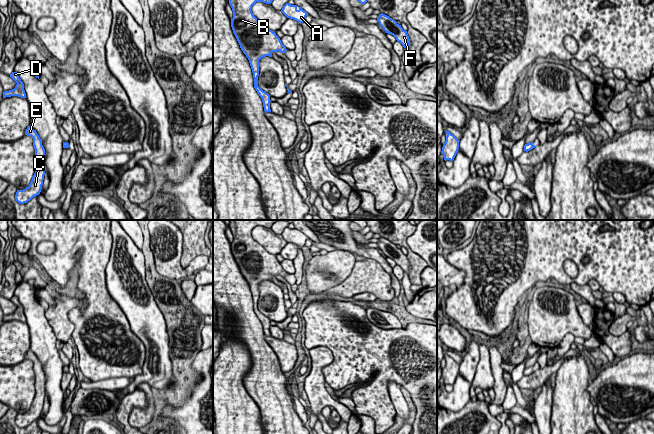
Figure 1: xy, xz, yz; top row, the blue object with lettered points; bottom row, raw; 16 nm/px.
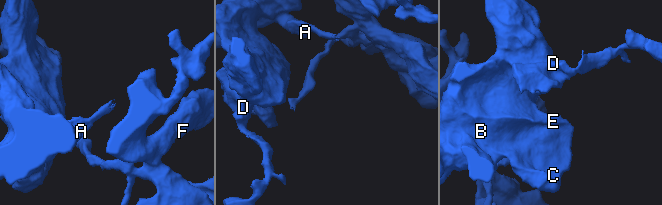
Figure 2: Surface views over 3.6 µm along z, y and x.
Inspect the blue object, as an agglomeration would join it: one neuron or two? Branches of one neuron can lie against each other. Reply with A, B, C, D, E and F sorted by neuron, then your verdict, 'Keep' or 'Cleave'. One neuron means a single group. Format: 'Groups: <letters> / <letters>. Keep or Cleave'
Groups: A B C D E F. Keep

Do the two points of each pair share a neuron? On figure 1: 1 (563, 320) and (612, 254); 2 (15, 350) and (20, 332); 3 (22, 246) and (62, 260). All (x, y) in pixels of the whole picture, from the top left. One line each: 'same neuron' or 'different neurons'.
1: different neurons
2: same neuron
3: different neurons

